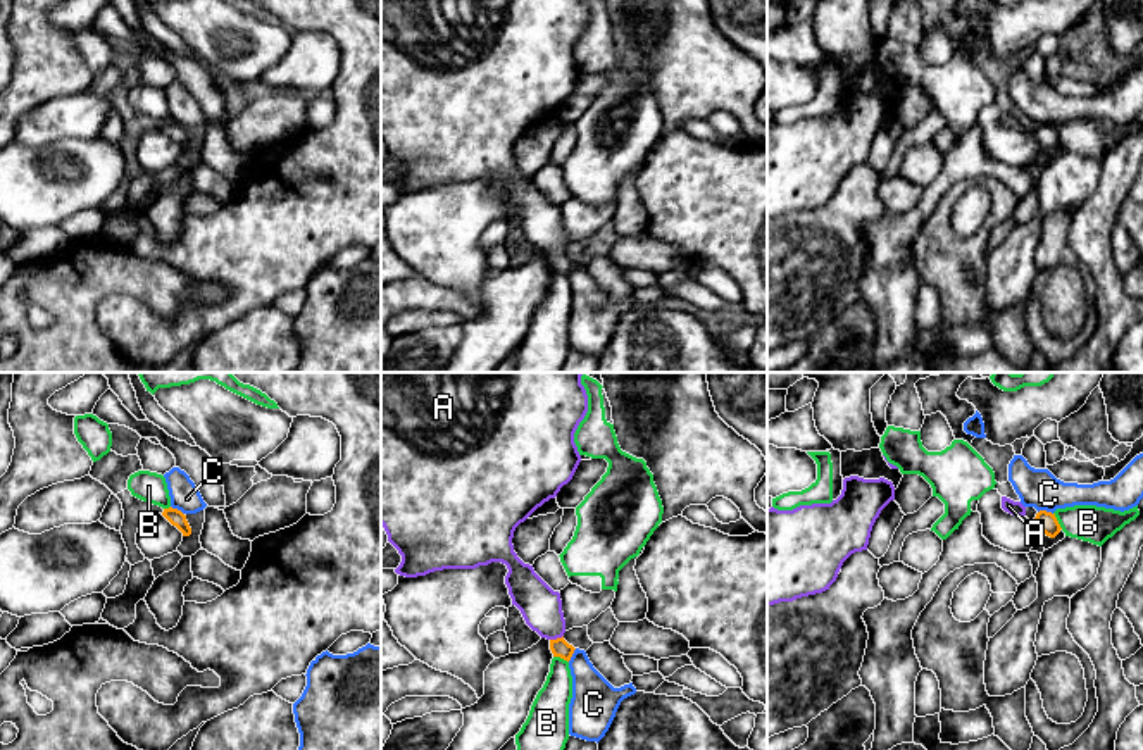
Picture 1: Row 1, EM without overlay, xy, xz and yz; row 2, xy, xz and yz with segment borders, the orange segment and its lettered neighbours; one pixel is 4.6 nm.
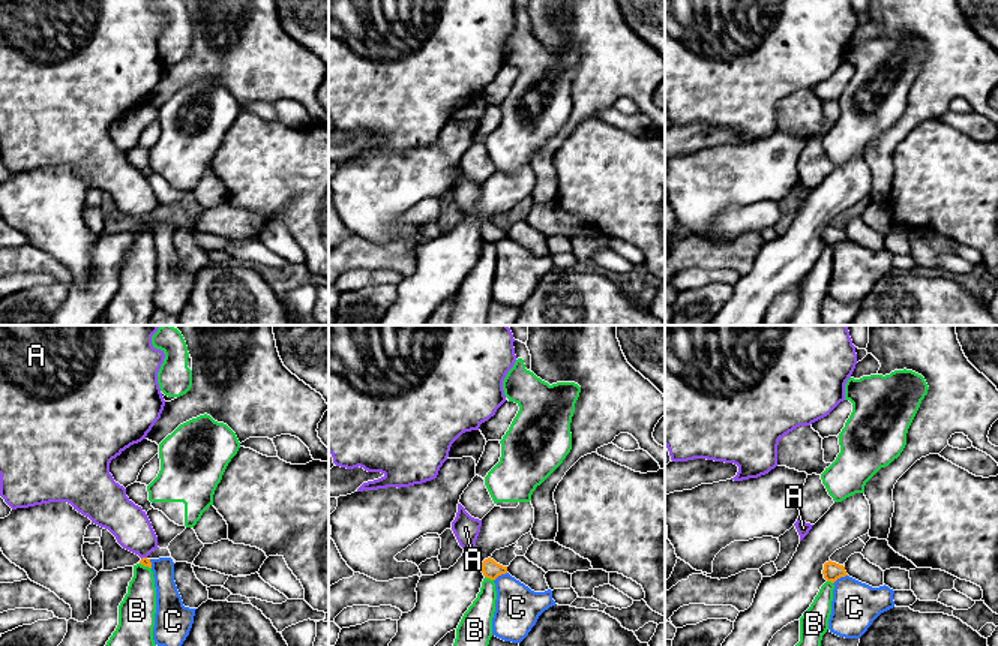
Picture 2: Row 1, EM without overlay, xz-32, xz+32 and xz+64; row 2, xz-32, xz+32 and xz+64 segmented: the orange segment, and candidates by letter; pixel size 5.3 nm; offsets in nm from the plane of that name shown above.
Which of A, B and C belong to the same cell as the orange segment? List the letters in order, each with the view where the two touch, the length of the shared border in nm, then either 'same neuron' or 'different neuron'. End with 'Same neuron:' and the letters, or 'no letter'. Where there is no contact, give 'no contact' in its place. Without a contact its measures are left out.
A: contact in xz; length 70 nm; same neuron
B: contact in yz; length 90 nm; different neuron
C: contact in yz; length 70 nm; different neuron
Same neuron: A

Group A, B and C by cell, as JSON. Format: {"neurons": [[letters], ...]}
{"neurons": [["A"], ["B"], ["C"]]}

